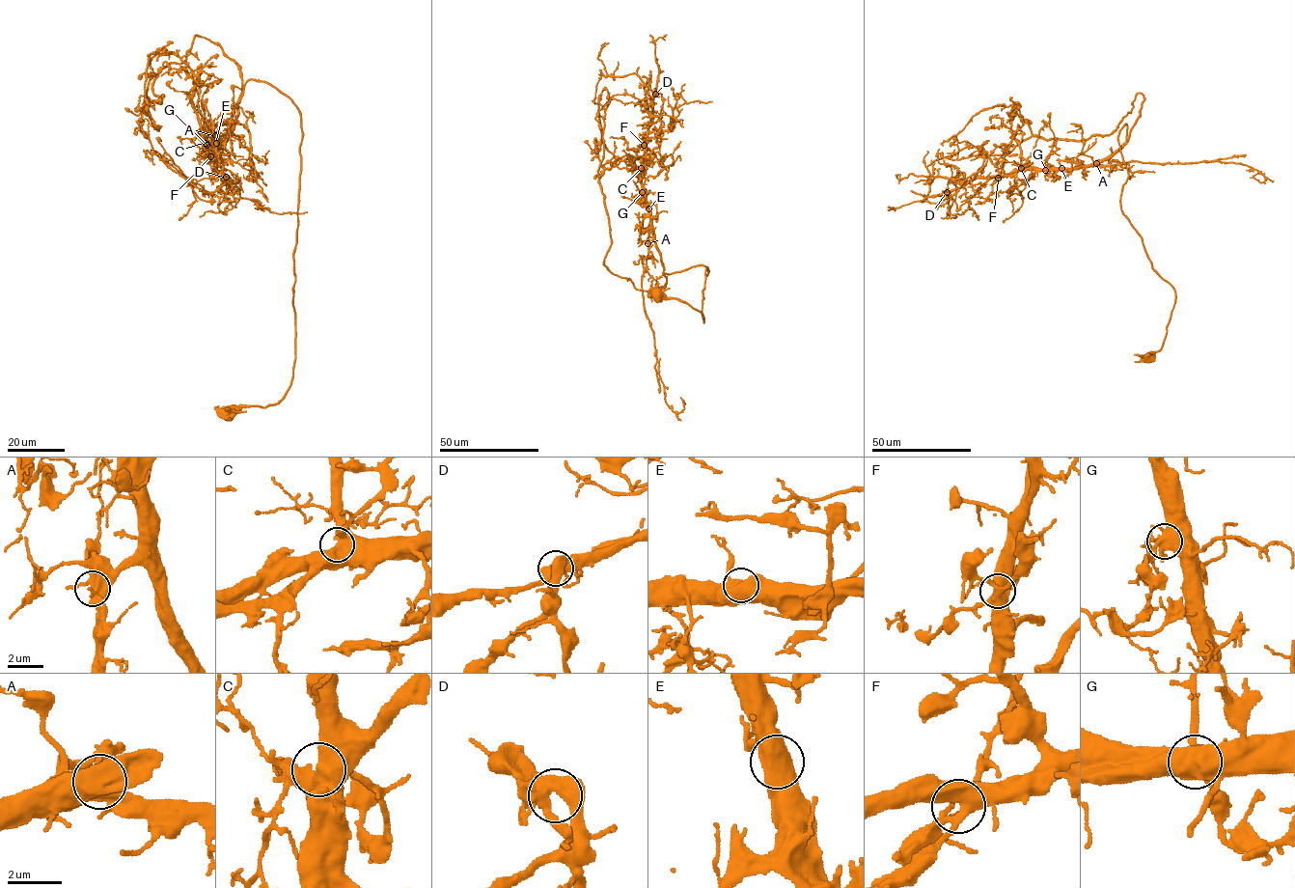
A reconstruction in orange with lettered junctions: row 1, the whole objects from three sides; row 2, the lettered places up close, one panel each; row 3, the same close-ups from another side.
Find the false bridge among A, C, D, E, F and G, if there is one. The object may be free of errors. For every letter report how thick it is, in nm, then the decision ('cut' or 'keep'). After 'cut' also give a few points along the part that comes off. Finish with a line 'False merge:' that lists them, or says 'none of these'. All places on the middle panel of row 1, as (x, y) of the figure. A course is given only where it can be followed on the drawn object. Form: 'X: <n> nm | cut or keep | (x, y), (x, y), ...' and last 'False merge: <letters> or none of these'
A: 440 nm | keep
C: 500 nm | keep
D: 550 nm | keep
E: 550 nm | keep
F: 500 nm | keep
G: 550 nm | keep
False merge: none of these

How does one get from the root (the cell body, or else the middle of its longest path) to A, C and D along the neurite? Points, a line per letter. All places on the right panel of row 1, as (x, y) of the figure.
A: (1147, 357), (1162, 346), (1175, 291), (1121, 209), (1128, 171), (1118, 136), (1125, 124), (1125, 142), (1096, 163)
C: (1147, 357), (1162, 346), (1175, 291), (1121, 209), (1126, 124), (1125, 142), (1099, 160), (1021, 168)
D: (1147, 357), (1162, 346), (1175, 291), (1121, 209), (1125, 124), (1125, 142), (1097, 161), (947, 192)

